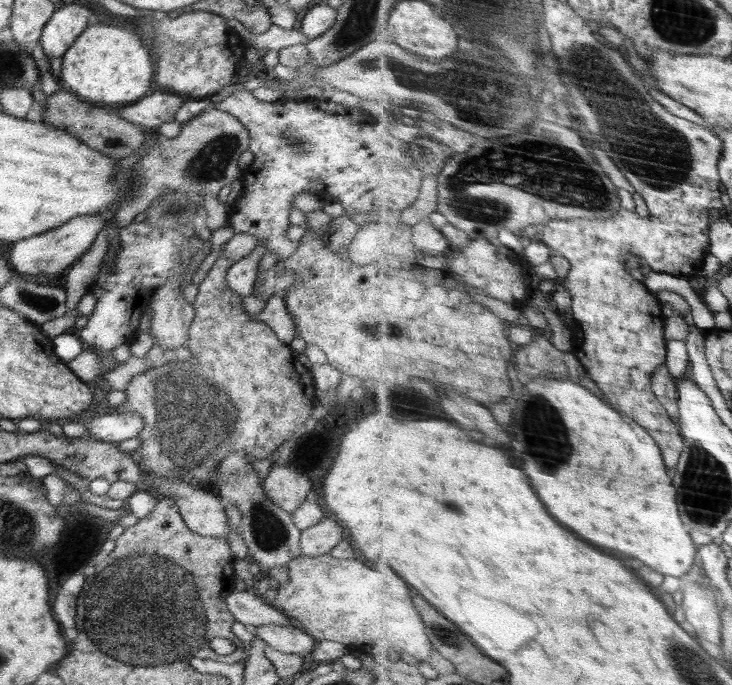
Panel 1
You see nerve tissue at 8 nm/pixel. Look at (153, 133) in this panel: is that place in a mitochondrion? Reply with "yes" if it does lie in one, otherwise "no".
no

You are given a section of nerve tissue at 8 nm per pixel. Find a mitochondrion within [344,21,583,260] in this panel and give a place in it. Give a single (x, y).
(480, 97)

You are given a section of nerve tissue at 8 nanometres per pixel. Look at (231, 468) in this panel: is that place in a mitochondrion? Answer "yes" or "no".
yes

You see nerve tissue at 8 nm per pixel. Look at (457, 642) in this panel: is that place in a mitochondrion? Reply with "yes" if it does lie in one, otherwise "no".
yes

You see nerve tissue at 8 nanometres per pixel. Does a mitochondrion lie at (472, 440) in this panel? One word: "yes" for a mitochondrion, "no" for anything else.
no

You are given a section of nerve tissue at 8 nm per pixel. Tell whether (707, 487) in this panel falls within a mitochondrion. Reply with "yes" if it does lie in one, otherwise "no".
yes

